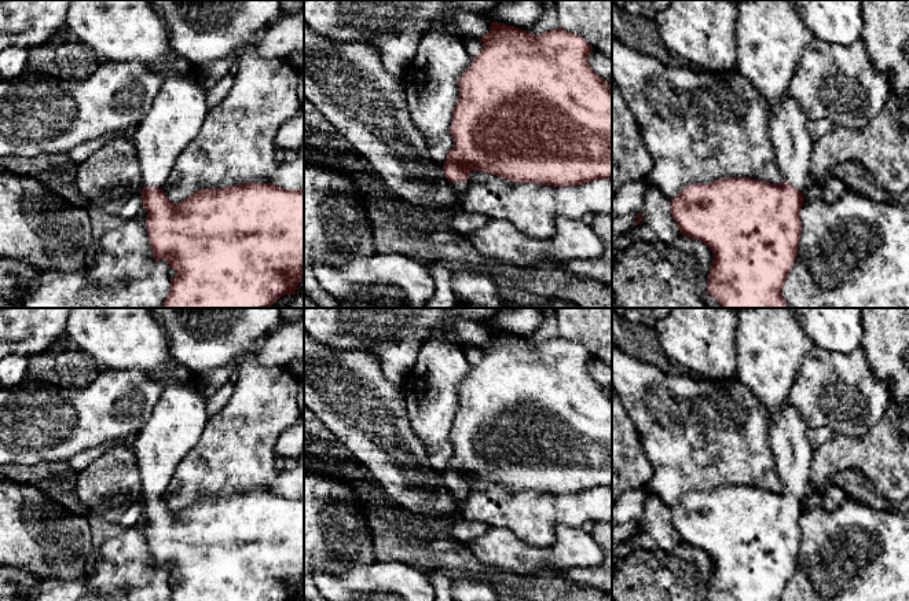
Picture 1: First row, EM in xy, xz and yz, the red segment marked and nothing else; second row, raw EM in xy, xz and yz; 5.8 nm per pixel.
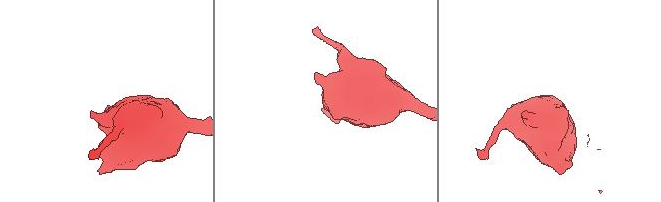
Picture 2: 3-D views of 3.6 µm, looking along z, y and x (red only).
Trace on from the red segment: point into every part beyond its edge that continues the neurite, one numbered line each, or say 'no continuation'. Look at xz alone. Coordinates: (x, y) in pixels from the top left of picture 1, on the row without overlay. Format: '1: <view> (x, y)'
1: xz (461, 495)

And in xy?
1: xy (118, 339)

